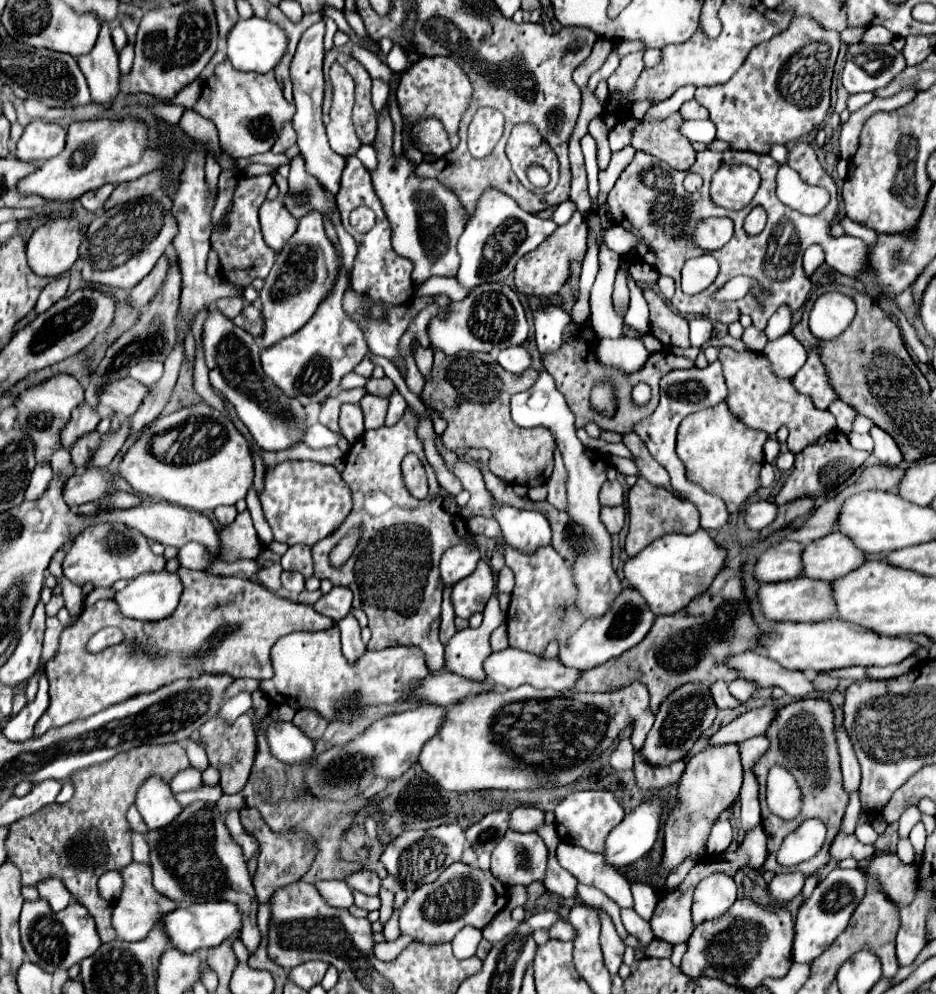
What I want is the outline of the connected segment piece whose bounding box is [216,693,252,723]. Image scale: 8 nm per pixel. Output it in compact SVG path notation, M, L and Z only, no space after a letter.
M238 693L238 695L234 695L232 699L228 699L224 703L224 709L220 709L220 713L216 717L232 723L236 717L240 717L242 713L248 713L250 709L252 709L250 693Z

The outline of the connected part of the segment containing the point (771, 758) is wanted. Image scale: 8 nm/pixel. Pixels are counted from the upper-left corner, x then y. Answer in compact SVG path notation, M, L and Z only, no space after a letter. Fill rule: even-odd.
M810 697L810 699L800 699L800 701L794 701L786 707L780 707L772 725L768 727L766 731L766 737L770 741L770 747L768 751L756 761L756 777L760 781L760 807L762 807L762 825L764 825L764 831L768 835L768 859L766 863L756 869L758 873L764 873L764 871L774 871L774 873L780 873L780 867L778 861L776 861L776 853L782 845L782 839L792 833L792 829L796 829L804 819L810 819L810 817L816 817L820 819L826 827L828 827L828 835L826 835L826 843L822 847L822 851L810 859L810 861L804 861L800 865L794 865L792 871L800 871L804 873L806 877L816 873L818 869L822 869L828 861L830 861L830 845L836 837L836 833L840 831L840 823L842 823L842 817L844 817L844 809L848 805L848 795L844 793L844 787L842 787L842 773L840 773L840 755L838 755L838 745L836 745L836 737L834 737L834 711L832 711L832 705L828 699L824 697ZM772 765L780 765L780 767L786 767L790 769L790 773L798 779L800 787L802 787L802 793L804 793L804 811L800 815L798 821L794 823L786 823L786 821L780 821L780 817L774 817L766 805L766 793L764 793L764 787L766 787L766 777L768 777L768 771Z

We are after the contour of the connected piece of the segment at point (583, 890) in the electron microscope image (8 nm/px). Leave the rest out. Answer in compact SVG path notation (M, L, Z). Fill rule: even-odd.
M578 883L578 895L576 897L580 897L580 901L586 903L586 905L598 905L602 911L606 911L612 917L612 921L616 923L616 931L618 931L618 935L622 939L628 935L626 929L624 929L624 925L622 925L622 921L620 921L620 907L612 899L608 899L604 893L600 893L594 887Z

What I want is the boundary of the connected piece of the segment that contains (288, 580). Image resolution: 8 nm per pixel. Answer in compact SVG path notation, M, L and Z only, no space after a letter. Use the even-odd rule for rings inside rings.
M284 571L282 573L282 585L292 593L302 593L304 591L304 577L300 577L300 573Z

